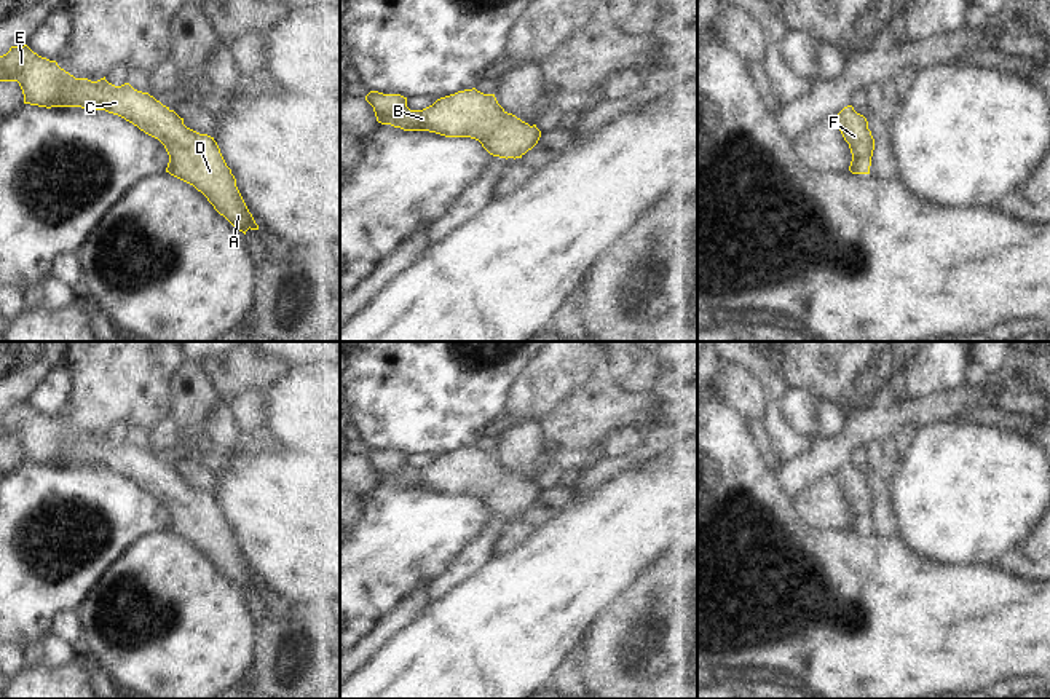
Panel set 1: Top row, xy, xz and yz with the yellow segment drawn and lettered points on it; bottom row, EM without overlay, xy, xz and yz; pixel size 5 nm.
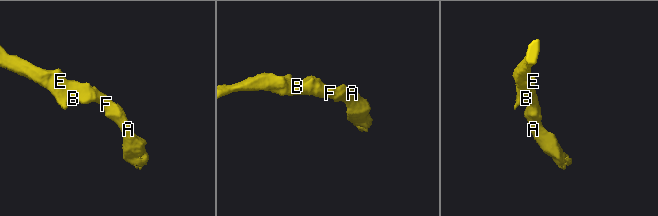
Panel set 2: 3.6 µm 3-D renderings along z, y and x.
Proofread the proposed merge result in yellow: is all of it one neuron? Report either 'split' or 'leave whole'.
leave whole

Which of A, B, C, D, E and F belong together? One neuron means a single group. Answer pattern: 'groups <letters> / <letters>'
groups A B C D E F

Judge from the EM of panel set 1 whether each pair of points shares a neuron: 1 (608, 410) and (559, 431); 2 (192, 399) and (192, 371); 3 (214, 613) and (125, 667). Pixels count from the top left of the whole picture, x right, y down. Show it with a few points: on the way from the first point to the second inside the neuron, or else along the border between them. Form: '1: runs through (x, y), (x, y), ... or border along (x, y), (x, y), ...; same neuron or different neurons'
1: runs through (596, 418), (583, 418), (572, 425); same neuron
2: runs through (192, 393), (192, 377); same neuron
3: runs through (192, 621), (161, 647), (147, 650); same neuron

